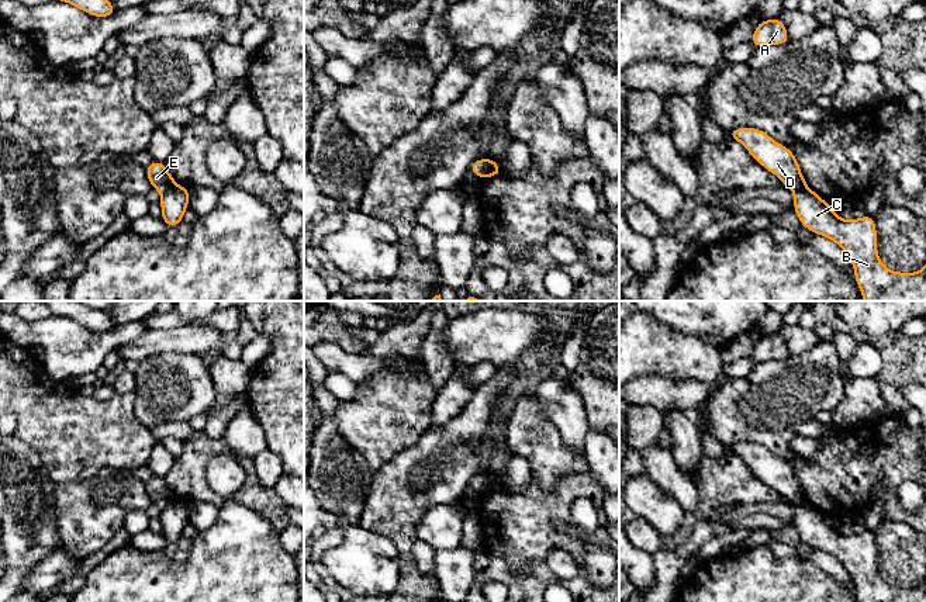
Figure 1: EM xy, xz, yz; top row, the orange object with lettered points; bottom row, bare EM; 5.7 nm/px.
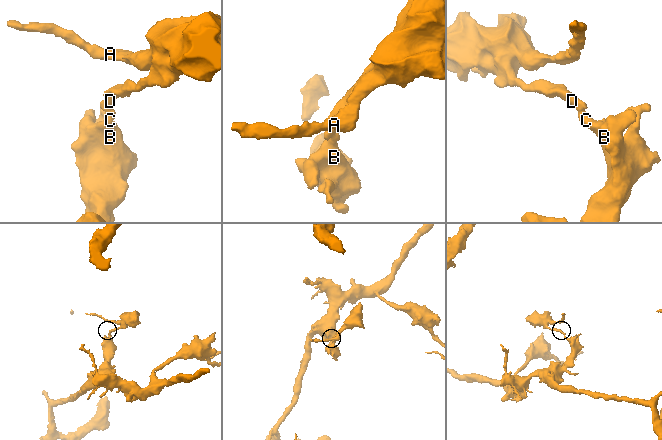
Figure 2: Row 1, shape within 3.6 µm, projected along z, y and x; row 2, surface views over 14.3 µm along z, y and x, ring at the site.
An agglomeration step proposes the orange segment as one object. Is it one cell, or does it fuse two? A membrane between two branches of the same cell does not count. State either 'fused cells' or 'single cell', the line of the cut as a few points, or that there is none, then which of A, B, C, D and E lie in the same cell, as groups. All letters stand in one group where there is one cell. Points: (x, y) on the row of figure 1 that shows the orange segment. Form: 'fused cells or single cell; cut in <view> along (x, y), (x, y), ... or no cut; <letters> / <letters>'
fused cells; cut in xz along (494, 161), (481, 177); A D E / B C

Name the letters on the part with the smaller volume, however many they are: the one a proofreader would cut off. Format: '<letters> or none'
A, D, E

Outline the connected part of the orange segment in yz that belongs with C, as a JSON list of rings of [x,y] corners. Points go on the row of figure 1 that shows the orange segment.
[[[809,187],[794,191],[792,207],[804,228],[843,248],[854,267],[854,278],[864,301],[926,301],[926,266],[915,273],[902,273],[882,264],[877,250],[877,226],[873,217],[865,214],[858,219],[846,221]]]

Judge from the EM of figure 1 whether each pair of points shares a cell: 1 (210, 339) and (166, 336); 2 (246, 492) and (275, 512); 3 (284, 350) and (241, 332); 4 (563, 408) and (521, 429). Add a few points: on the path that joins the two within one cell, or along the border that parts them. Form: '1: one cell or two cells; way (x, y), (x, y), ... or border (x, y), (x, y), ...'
1: one cell; way (199, 339), (178, 339)
2: one cell; way (254, 495), (268, 505)
3: two cells; border (244, 317), (258, 334)
4: two cells; border (534, 394), (543, 415), (555, 426), (565, 445)

